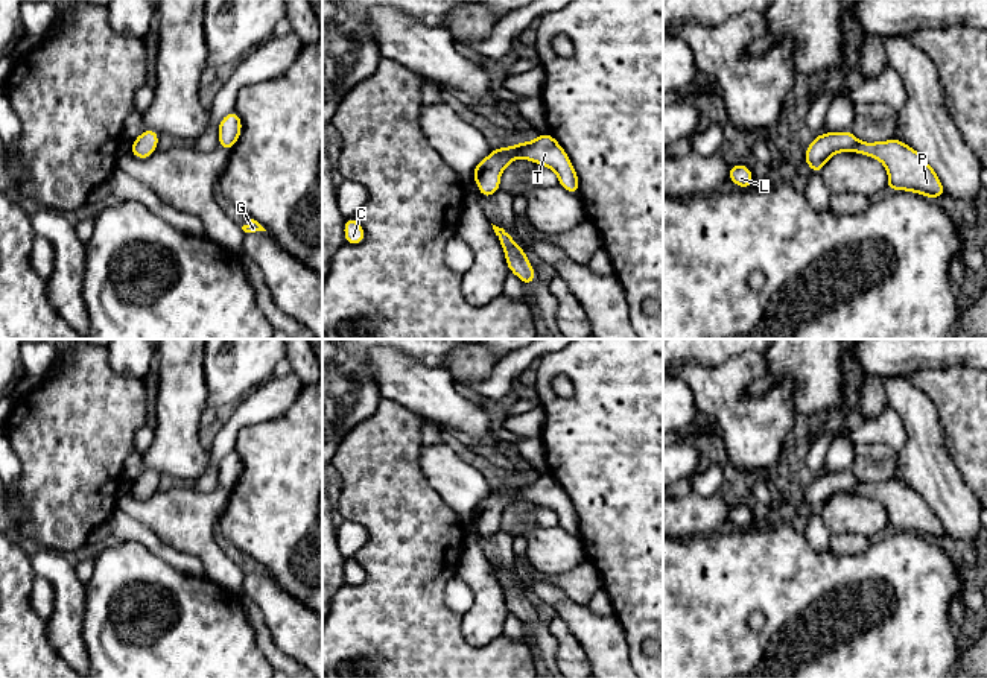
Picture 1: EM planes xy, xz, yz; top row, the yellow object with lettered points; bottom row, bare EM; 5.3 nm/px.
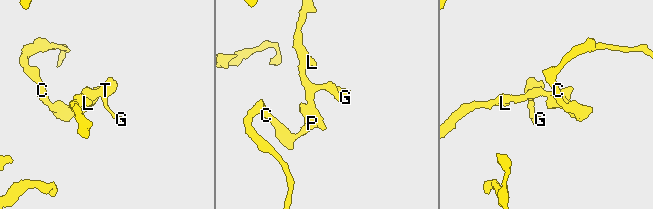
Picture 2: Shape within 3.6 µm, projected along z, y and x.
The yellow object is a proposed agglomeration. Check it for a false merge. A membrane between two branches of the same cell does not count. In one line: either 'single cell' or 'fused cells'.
single cell

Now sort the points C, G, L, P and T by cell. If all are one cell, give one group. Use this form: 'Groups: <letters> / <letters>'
Groups: C G L P T

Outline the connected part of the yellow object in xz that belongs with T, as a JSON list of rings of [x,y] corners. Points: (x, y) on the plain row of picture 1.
[[[549,473],[540,474],[537,480],[496,488],[488,497],[482,499],[473,511],[473,520],[478,524],[481,537],[491,538],[499,532],[502,512],[516,499],[549,508],[557,514],[558,524],[566,532],[578,537],[579,520],[575,508],[567,493]]]

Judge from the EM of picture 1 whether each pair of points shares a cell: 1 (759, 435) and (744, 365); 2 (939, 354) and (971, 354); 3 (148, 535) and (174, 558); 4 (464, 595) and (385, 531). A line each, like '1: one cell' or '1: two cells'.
1: one cell
2: one cell
3: one cell
4: two cells

